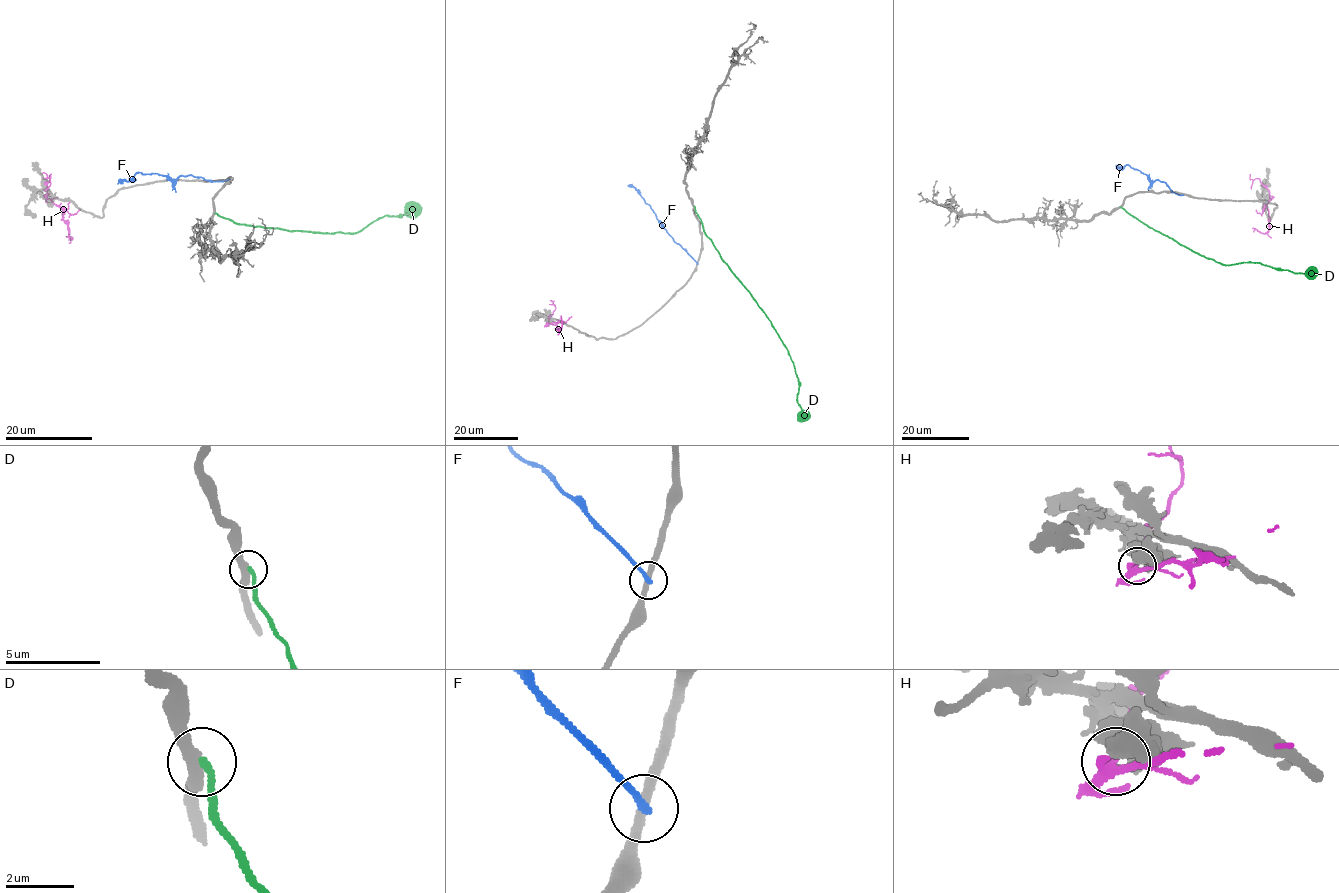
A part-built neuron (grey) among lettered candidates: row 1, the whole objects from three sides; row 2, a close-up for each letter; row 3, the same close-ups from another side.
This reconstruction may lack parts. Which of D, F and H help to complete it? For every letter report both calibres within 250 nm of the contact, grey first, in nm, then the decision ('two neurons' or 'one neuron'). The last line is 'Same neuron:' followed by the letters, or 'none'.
D: 400 nm thick on the grey side, 200 nm on the other; one neuron
F: 300 nm thick on the grey side, 200 nm on the other; two neurons
H: 280 nm thick on the grey side, 200 nm on the other; two neurons
Same neuron: D

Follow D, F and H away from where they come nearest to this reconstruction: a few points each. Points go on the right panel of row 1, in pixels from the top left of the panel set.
D: (1120, 207), (1145, 224), (1219, 263), (1258, 262), (1294, 273), (1310, 270), (1316, 273)
F: (1183, 195), (1172, 192), (1164, 182), (1150, 180), (1129, 165), (1117, 168)
H: (1270, 196), (1266, 206), (1268, 230), (1253, 231)

